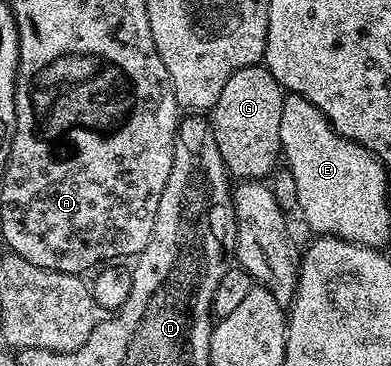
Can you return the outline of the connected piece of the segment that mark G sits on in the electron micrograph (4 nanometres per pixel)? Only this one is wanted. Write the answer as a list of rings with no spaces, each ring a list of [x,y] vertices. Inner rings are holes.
[[[263,65],[238,69],[230,81],[226,81],[222,93],[218,93],[218,101],[212,106],[210,122],[214,141],[218,141],[218,153],[222,153],[222,161],[228,169],[229,176],[240,181],[264,181],[277,170],[281,162],[280,150],[280,122],[282,121],[282,105],[284,104],[285,90]]]

